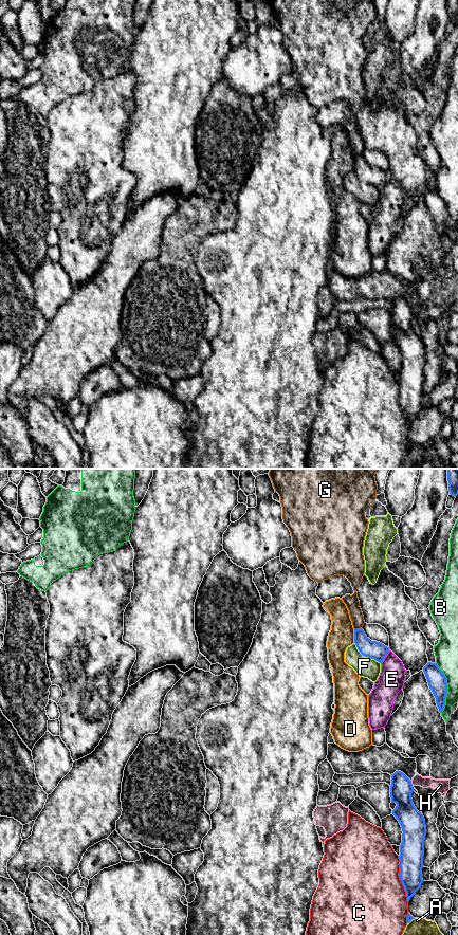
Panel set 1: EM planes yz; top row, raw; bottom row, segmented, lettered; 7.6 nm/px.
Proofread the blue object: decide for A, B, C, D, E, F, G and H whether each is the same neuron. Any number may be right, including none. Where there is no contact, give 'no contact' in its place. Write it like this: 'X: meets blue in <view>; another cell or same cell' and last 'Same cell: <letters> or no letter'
A: meets blue in yz; another cell
B: meets blue in yz; another cell
C: meets blue in yz; another cell
D: meets blue in yz; another cell
E: meets blue in yz; another cell
F: meets blue in yz; another cell
G: meets blue in yz; another cell
H: meets blue in yz; another cell
Same cell: no letter

